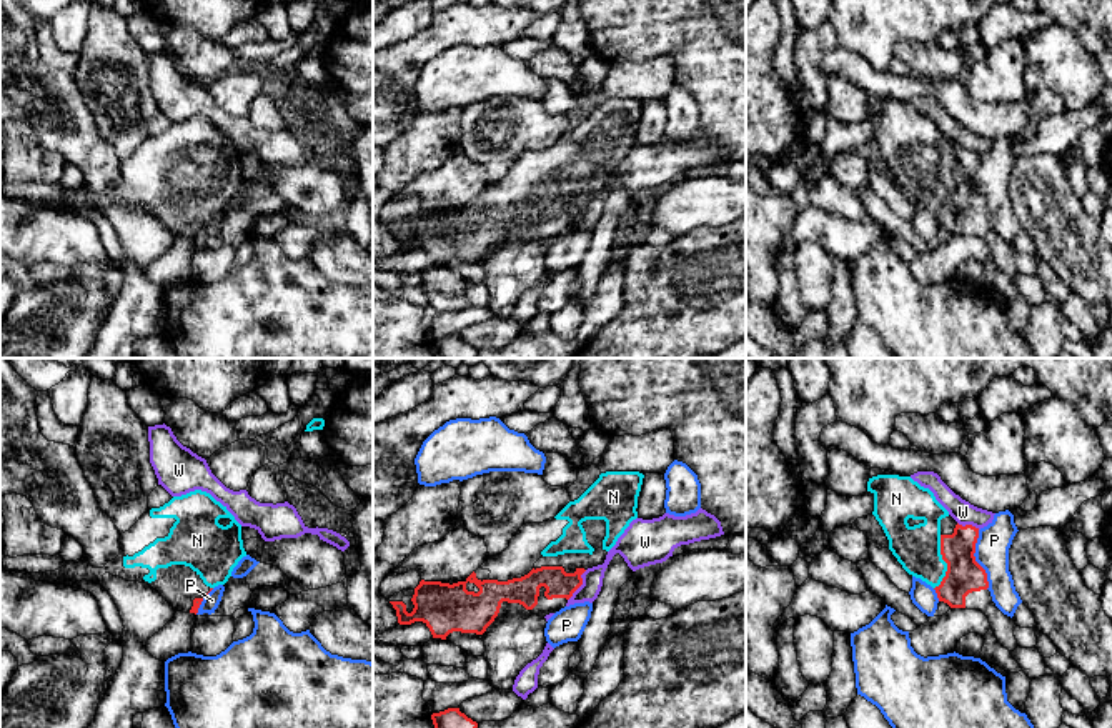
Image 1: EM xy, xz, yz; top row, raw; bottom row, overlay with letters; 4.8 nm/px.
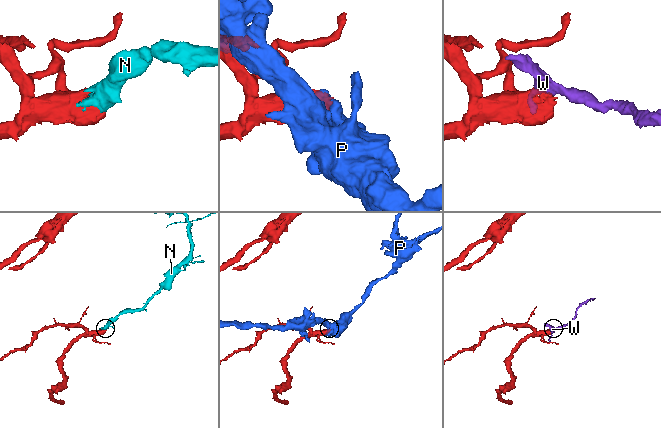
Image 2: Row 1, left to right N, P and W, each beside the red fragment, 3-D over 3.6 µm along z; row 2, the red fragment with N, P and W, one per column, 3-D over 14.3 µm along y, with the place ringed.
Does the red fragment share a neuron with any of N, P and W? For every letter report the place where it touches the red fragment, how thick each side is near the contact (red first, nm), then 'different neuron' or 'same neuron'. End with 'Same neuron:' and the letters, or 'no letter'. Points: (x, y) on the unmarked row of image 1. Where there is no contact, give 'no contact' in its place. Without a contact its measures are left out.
N: yz (944, 187) | 180/220 nm | same neuron
P: yz (974, 187) | 180/160 nm | different neuron
W: xz (581, 210) | 140/100 nm | different neuron
Same neuron: N

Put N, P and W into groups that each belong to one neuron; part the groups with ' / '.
N / P / W

